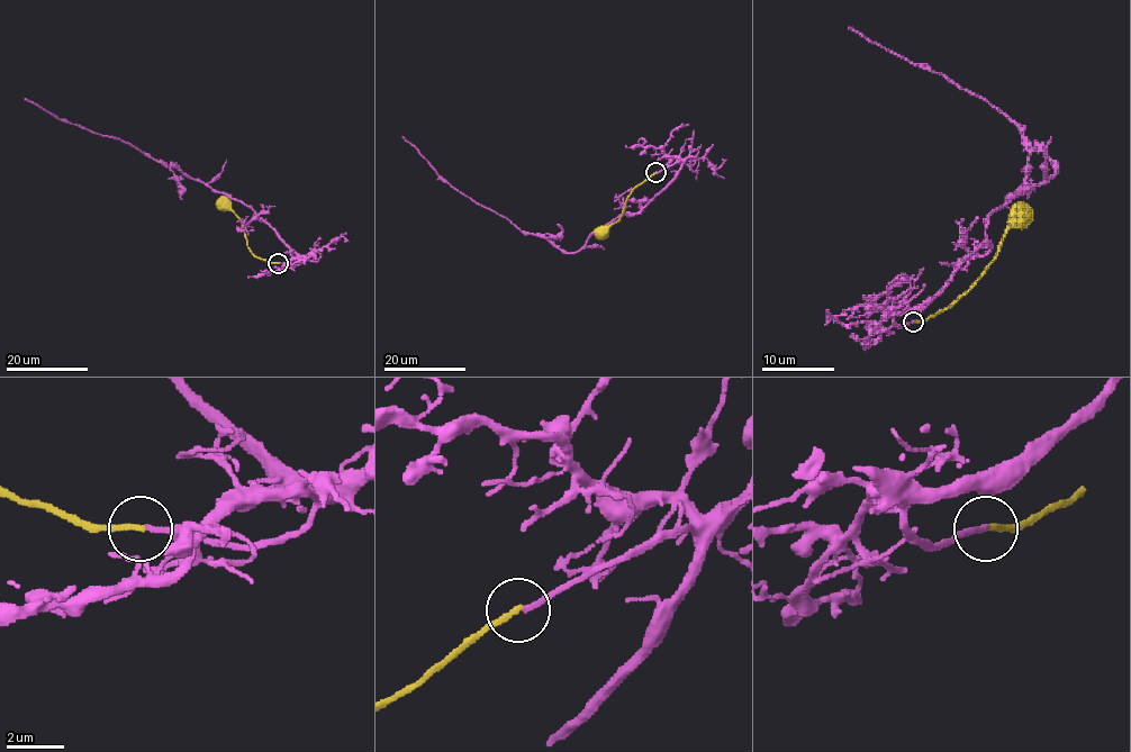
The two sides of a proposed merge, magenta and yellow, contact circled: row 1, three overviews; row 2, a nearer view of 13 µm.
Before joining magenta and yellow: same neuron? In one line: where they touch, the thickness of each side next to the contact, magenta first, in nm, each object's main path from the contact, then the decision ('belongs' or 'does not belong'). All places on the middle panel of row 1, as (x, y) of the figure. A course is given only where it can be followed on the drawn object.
at (656, 172); 190 nm thick on the magenta side, 200 nm on the other; magenta runs (657, 173), (681, 163), (643, 207), (620, 215), (575, 252), (566, 252), (454, 189), (403, 136); yellow runs (656, 173), (638, 186), (620, 219), (603, 237), (599, 236); belongs

